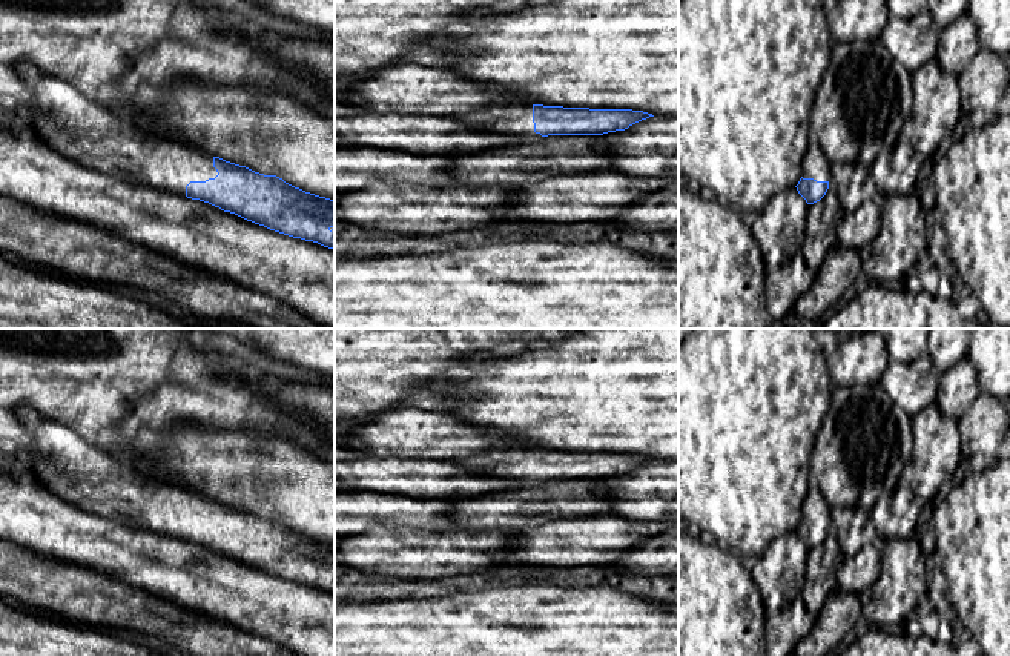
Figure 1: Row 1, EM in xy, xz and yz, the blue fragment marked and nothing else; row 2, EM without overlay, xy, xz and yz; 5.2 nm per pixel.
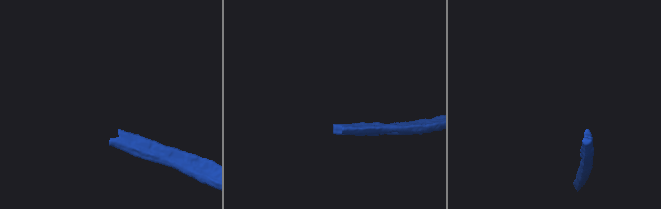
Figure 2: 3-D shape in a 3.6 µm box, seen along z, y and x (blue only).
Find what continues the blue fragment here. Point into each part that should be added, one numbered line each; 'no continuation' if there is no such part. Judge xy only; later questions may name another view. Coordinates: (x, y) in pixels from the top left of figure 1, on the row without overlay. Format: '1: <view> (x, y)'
1: xy (111, 486)

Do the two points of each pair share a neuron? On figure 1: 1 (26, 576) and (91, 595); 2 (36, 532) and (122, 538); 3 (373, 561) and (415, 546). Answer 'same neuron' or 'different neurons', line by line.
1: same neuron
2: same neuron
3: same neuron

